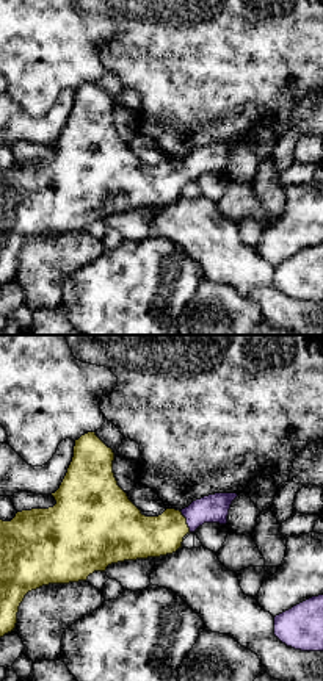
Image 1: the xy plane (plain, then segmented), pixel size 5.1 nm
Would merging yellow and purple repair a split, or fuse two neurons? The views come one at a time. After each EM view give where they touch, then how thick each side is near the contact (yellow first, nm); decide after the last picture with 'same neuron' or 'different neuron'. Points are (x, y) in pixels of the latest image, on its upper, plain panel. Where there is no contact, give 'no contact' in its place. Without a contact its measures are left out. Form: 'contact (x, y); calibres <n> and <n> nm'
contact (185, 171); calibres 220 and 140 nm

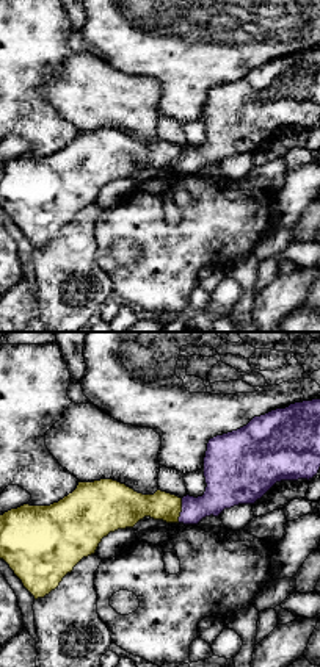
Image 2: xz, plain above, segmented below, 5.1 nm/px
contact (181, 160); calibres 160 and 190 nm

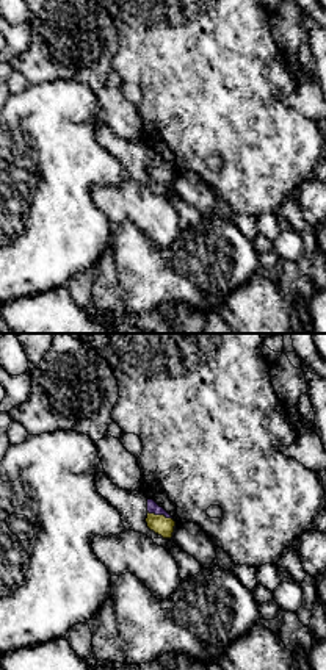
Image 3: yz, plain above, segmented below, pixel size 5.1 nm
contact (160, 165); calibres 100 and 60 nm

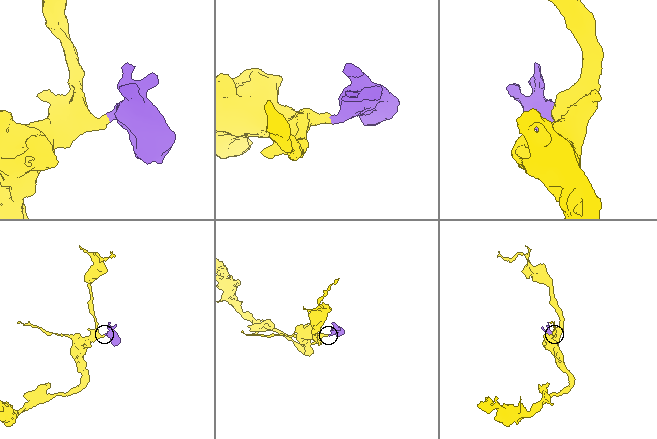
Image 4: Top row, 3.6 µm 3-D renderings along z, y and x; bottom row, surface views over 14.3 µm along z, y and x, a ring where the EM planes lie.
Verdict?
same neuron

